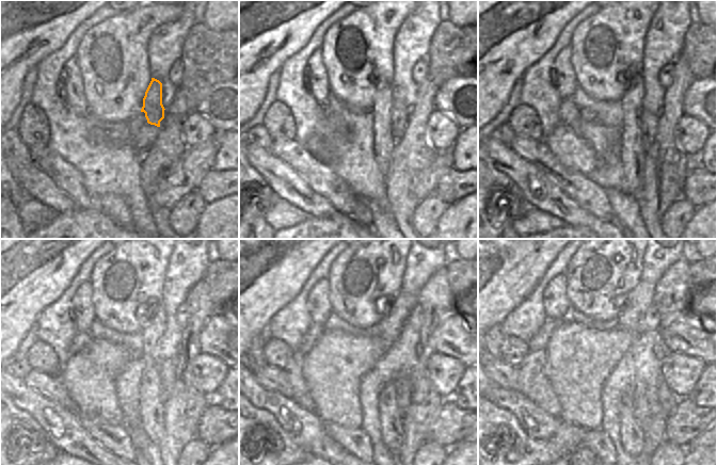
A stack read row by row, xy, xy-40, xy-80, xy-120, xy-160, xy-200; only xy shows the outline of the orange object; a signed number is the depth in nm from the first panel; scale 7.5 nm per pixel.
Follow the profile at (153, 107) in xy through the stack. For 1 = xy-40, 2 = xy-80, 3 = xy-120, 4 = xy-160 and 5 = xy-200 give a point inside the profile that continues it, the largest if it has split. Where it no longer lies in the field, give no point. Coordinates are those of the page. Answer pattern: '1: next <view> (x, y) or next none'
1: next xy-40 (398, 110)
2: next xy-80 (648, 125)
3: next xy-120 (168, 367)
4: next xy-160 (403, 383)
5: next xy-200 (641, 411)

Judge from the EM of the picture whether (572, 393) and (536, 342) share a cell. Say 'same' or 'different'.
different

